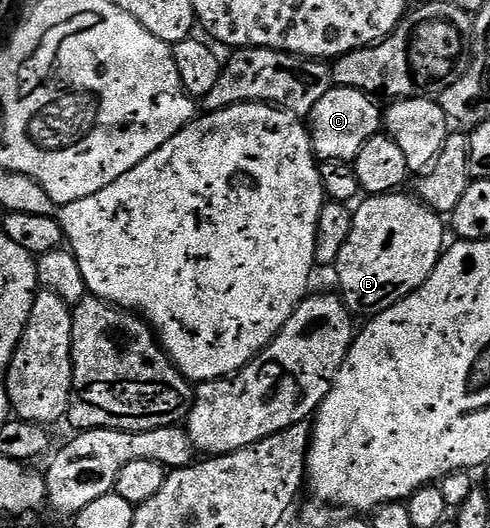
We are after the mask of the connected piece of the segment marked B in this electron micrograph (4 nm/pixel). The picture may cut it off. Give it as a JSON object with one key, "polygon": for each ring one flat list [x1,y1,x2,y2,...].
{"polygon":[[406,191,379,193,367,196,365,200,359,209,353,210,352,232,348,235,348,243,344,243,336,262,339,289,337,292,346,308,354,315,382,313,412,291,416,291,432,275,447,244,446,233,448,237,443,218,429,209,417,196,409,197]]}

